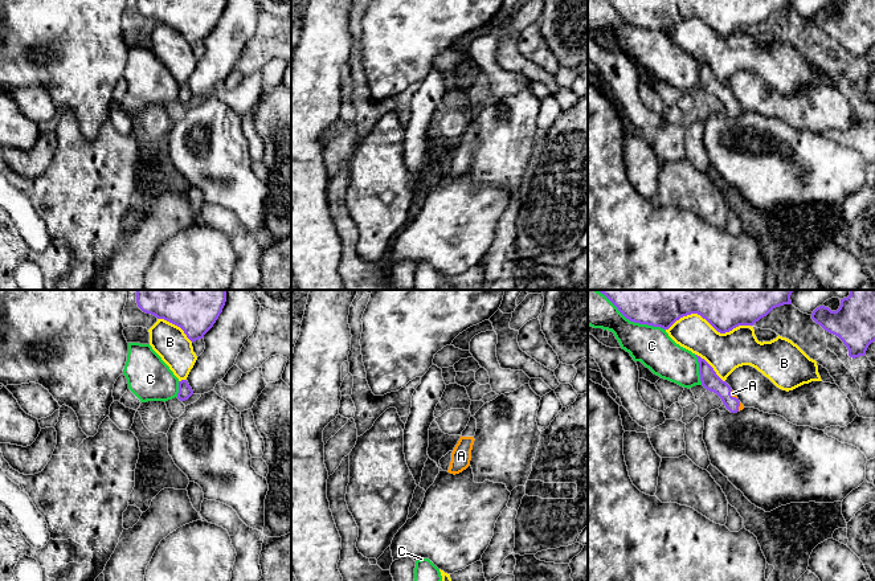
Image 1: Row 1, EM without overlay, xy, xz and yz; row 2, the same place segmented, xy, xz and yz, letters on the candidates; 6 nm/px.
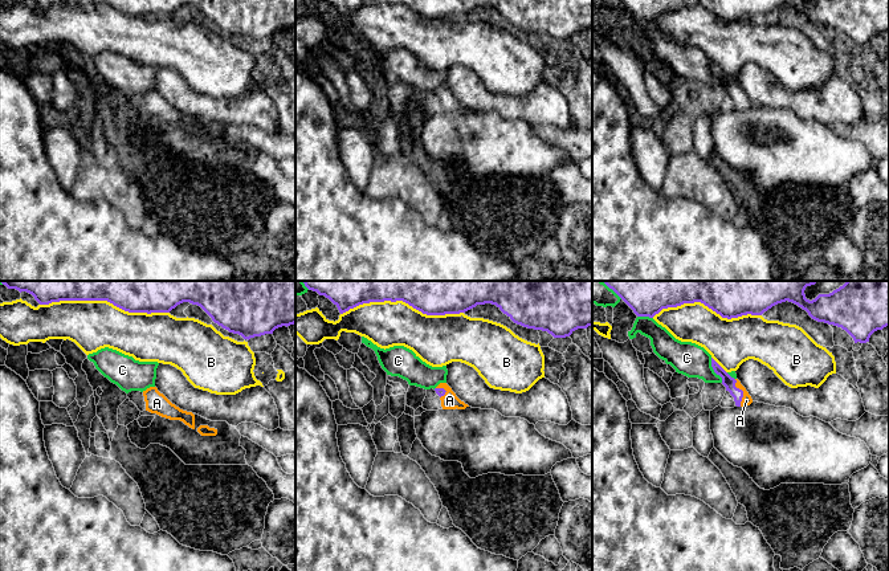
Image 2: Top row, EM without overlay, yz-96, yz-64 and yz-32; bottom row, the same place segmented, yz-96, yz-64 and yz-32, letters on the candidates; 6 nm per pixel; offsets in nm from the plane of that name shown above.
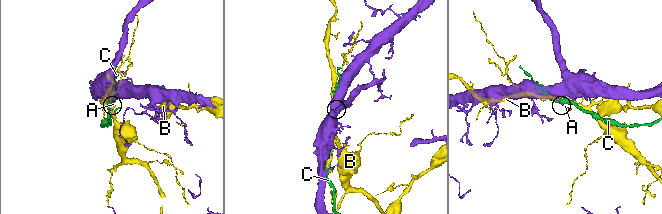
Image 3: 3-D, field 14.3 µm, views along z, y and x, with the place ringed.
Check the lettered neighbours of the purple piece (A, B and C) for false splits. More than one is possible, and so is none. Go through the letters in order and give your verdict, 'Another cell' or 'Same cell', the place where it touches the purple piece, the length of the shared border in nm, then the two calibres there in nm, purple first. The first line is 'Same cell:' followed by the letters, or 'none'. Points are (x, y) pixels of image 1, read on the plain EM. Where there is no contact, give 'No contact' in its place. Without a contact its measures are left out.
Same cell: A
A: Same cell. Touches purple at yz (731, 98). Shared border 70 nm. Thickness 110 nm (purple) against 20 nm
B: Another cell. Touches purple at yz (707, 24). Shared border 500 nm. Thickness 200 nm (purple) against 240 nm
C: Another cell. Touches purple at yz (636, 25). Shared border 420 nm. Thickness 190 nm (purple) against 240 nm

